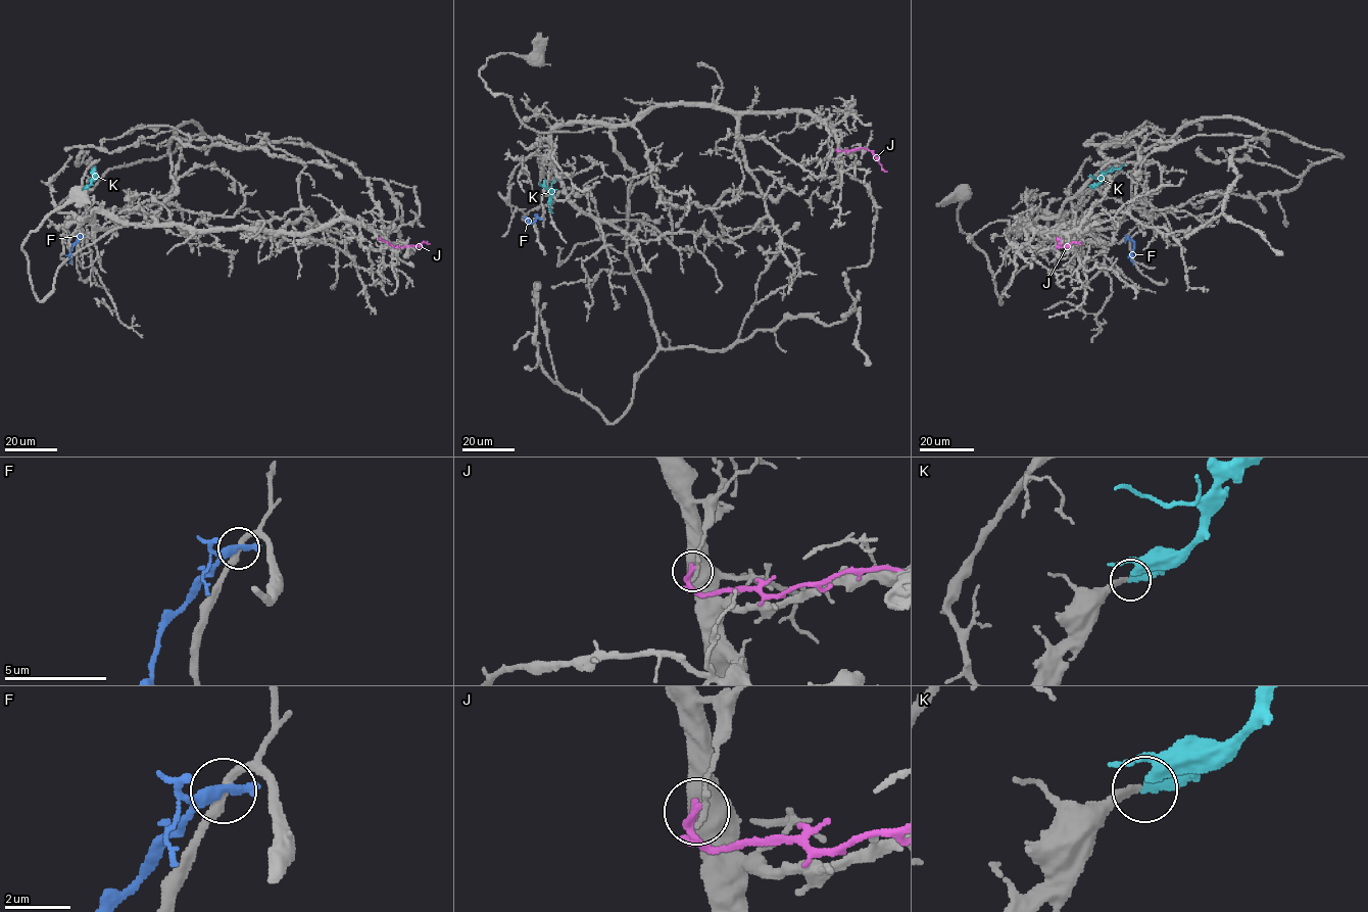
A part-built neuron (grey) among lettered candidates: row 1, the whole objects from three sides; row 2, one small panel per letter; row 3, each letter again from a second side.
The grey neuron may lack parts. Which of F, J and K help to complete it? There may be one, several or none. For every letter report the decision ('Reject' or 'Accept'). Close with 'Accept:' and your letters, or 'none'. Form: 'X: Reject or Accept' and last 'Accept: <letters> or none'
F: Reject
J: Reject
K: Accept
Accept: K

